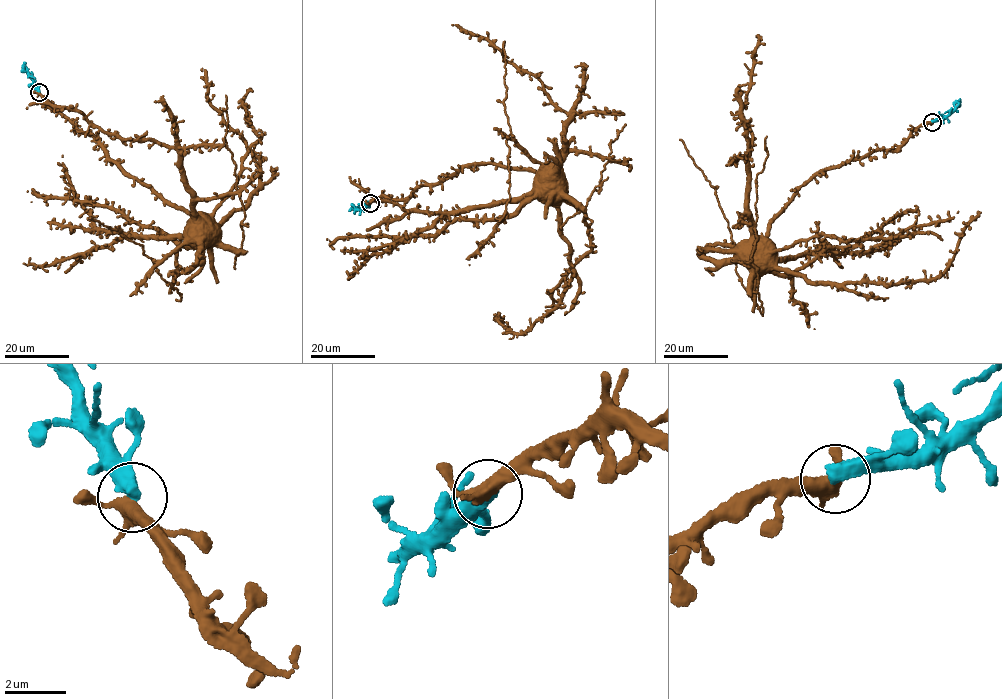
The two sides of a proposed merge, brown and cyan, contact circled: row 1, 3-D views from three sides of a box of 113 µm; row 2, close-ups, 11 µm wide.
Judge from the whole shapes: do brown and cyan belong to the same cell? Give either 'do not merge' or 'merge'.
merge

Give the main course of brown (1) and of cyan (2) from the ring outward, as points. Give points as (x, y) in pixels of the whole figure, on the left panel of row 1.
1: (39, 91), (49, 107), (94, 135), (131, 176), (181, 207), (196, 233)
2: (39, 91), (23, 66), (22, 71)

